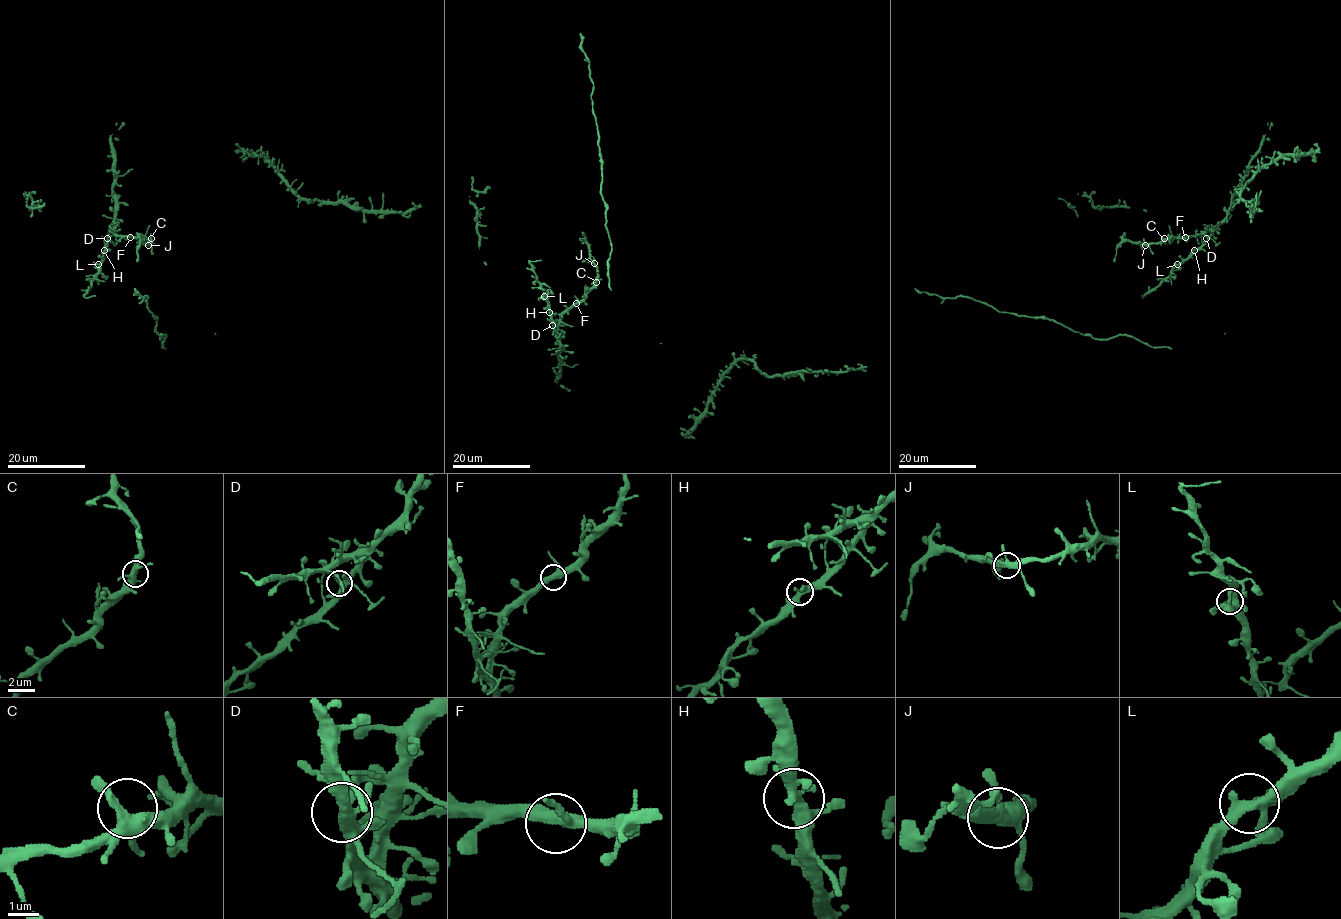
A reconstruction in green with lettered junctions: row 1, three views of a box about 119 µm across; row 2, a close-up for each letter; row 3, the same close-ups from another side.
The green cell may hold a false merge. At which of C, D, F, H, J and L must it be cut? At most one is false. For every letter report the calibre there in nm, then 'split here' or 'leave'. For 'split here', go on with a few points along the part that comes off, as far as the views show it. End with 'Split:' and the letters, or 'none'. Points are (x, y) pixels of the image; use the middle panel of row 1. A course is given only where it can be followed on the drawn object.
C: 380 nm | leave
D: 340 nm | leave
F: 360 nm | leave
H: 360 nm | leave
J: 340 nm | leave
L: 360 nm | leave
Split: none

